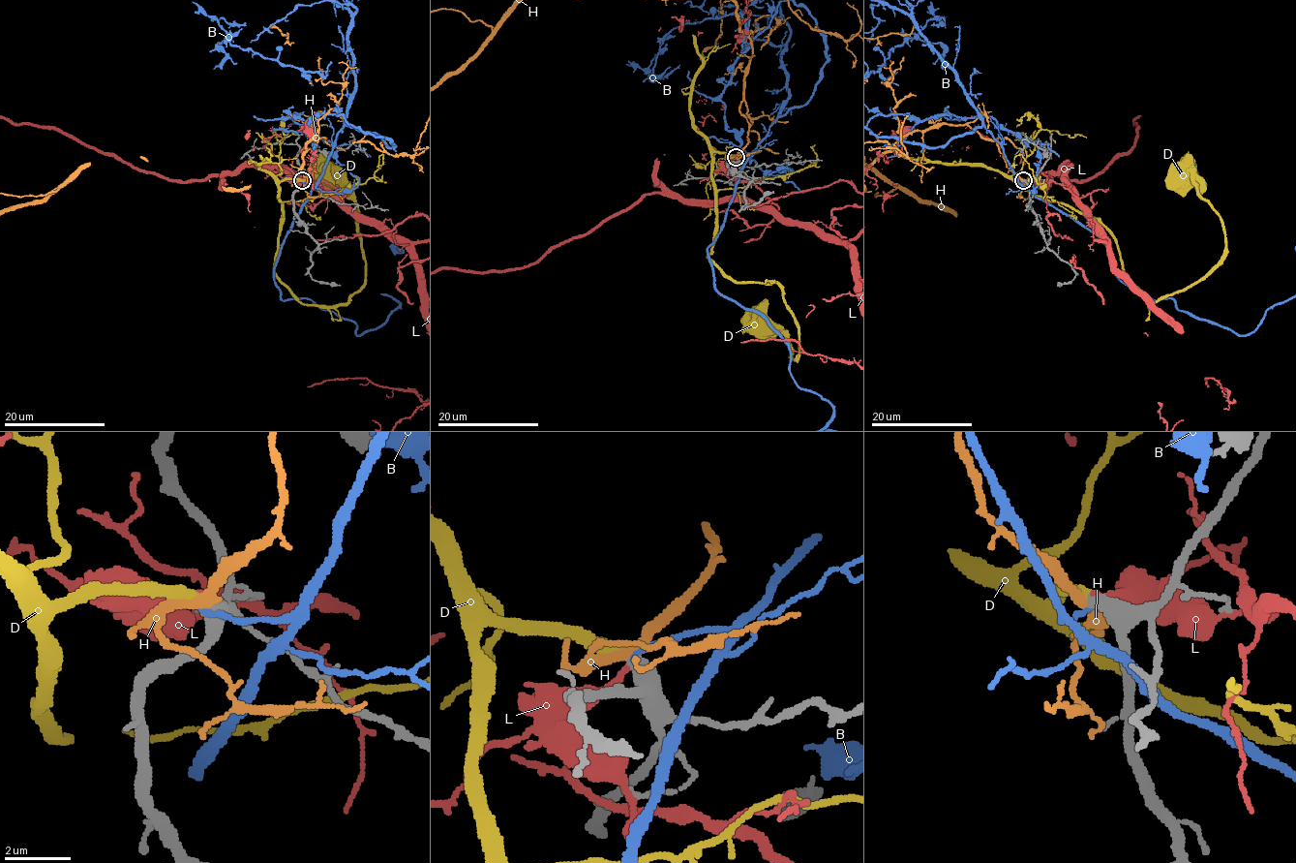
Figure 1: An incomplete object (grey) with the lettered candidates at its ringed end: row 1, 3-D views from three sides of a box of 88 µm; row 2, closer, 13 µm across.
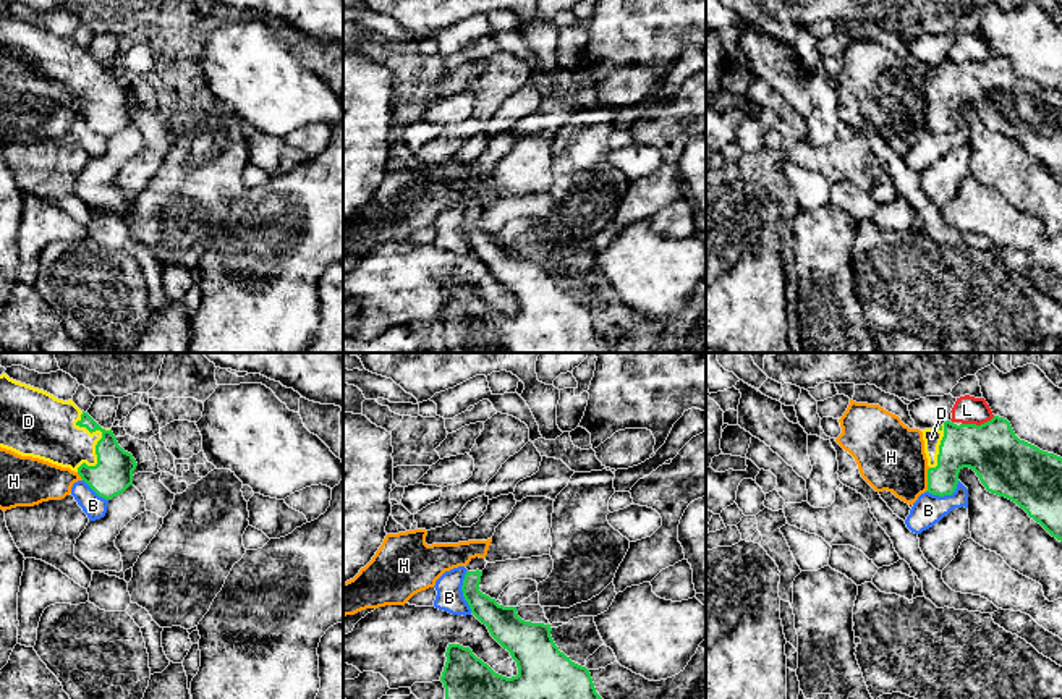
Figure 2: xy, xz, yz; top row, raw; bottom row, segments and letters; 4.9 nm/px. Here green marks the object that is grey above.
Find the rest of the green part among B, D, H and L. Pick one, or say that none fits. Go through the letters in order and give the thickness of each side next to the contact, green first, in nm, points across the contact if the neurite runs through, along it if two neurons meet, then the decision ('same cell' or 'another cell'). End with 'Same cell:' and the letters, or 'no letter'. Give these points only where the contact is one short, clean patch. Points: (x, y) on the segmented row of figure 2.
B: 150 nm thick on the green side, 130 nm on the other; border along xz (467, 570), (462, 580), (462, 596), (471, 612); another cell
D: 200 nm thick on the green side, 260 nm on the other; same cell
H: 220 nm thick on the green side, 340 nm on the other; border along yz (930, 468), (925, 491); another cell
L: 300 nm thick on the green side, 140 nm on the other; another cell
Same cell: D

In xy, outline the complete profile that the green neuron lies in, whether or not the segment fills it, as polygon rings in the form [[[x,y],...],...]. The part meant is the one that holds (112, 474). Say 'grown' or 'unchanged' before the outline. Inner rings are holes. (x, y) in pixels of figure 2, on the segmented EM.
grown; [[[6,374],[0,375],[0,447],[21,456],[70,468],[105,500],[112,500],[133,485],[133,471],[138,466],[133,455],[118,445],[112,429],[100,427],[73,400],[58,400]]]

